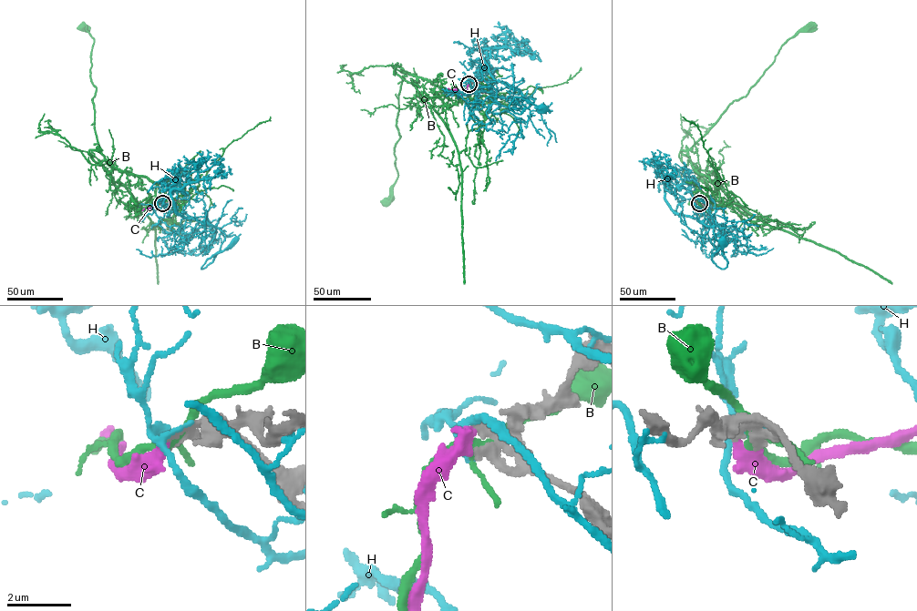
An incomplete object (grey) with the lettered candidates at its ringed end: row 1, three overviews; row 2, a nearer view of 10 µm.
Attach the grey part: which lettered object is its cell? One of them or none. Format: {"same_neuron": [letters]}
{"same_neuron": ["C"]}

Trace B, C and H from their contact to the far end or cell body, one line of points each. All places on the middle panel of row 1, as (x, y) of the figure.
B: (469, 85), (467, 105), (427, 79), (405, 73), (396, 119), (400, 138), (394, 154), (398, 177), (386, 201)
C: (468, 84), (465, 95), (448, 87)
H: (468, 84), (479, 92), (508, 99), (534, 100), (520, 114), (515, 113), (510, 104), (515, 97), (544, 108)

